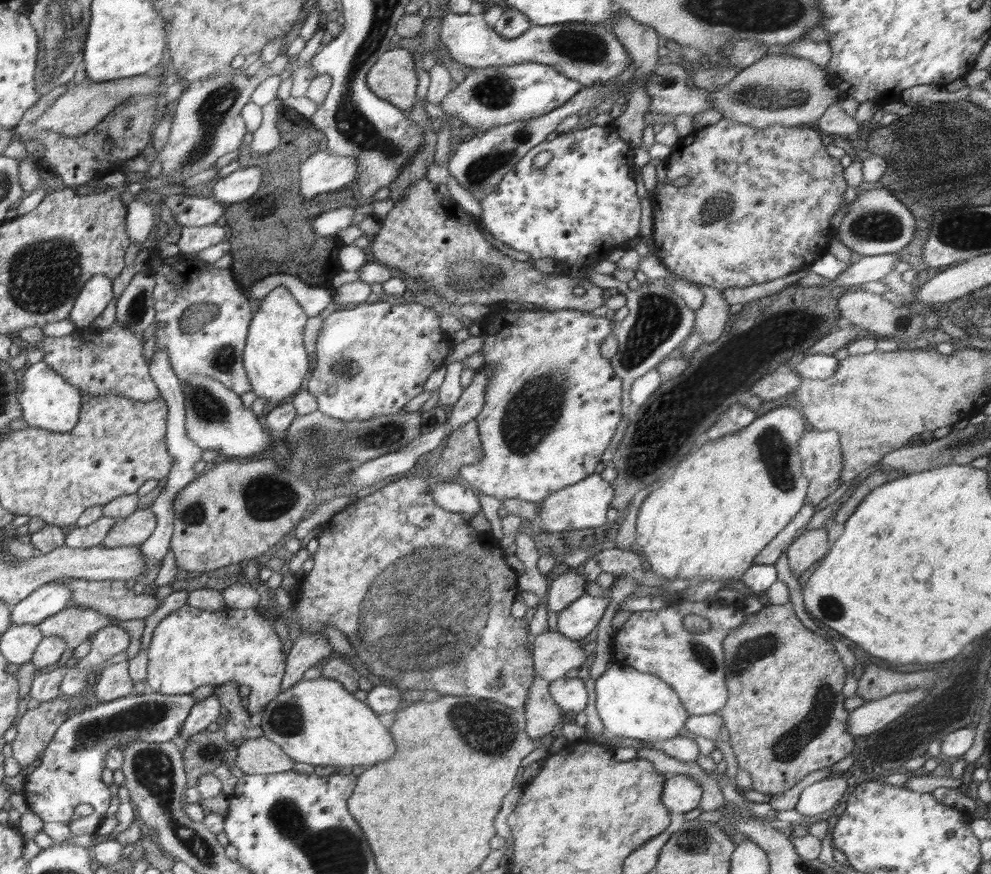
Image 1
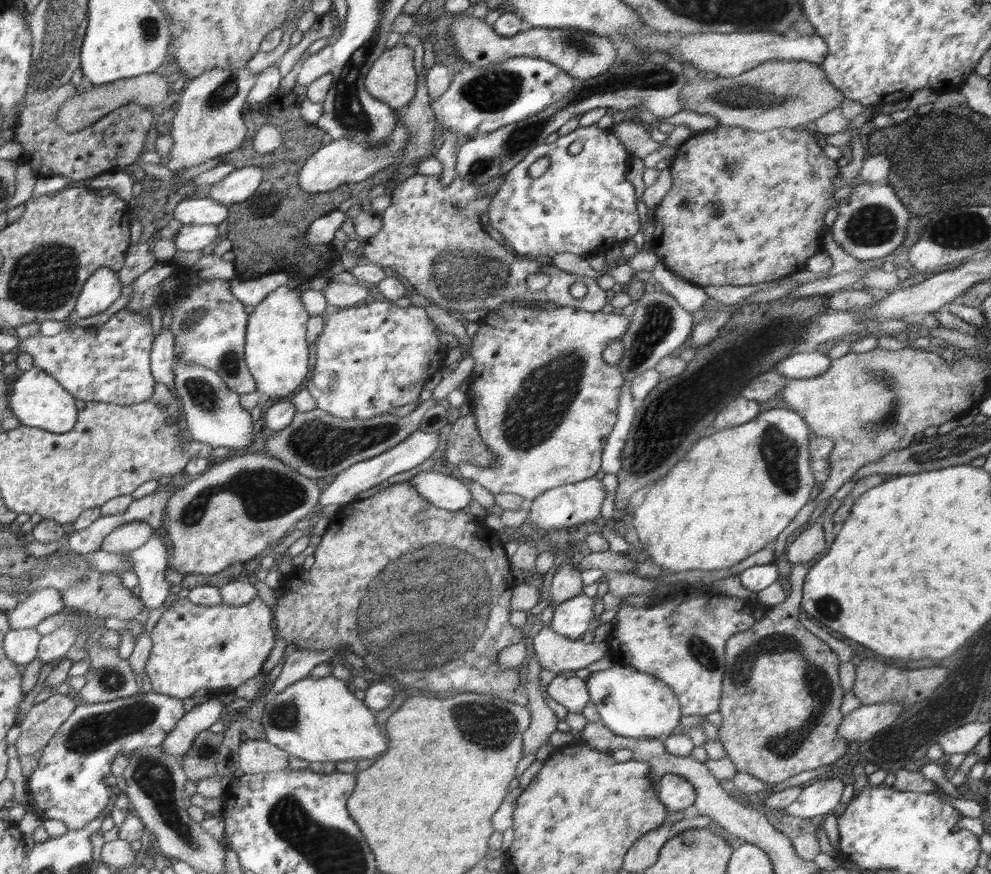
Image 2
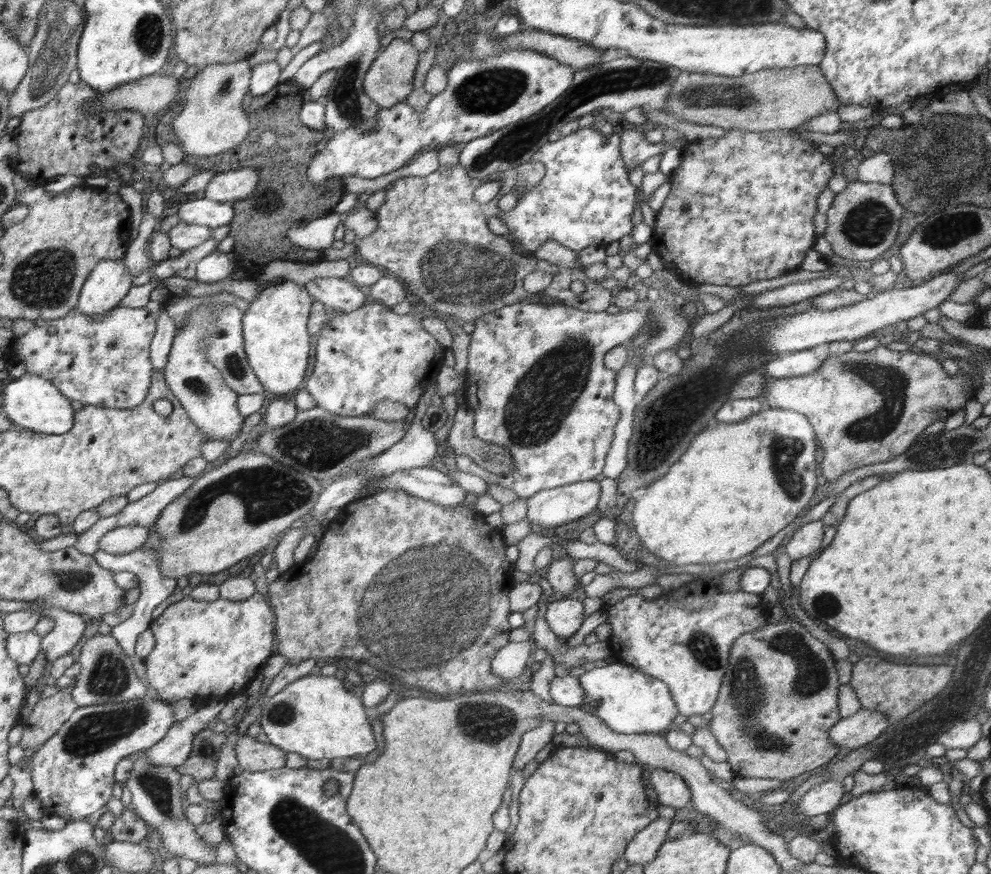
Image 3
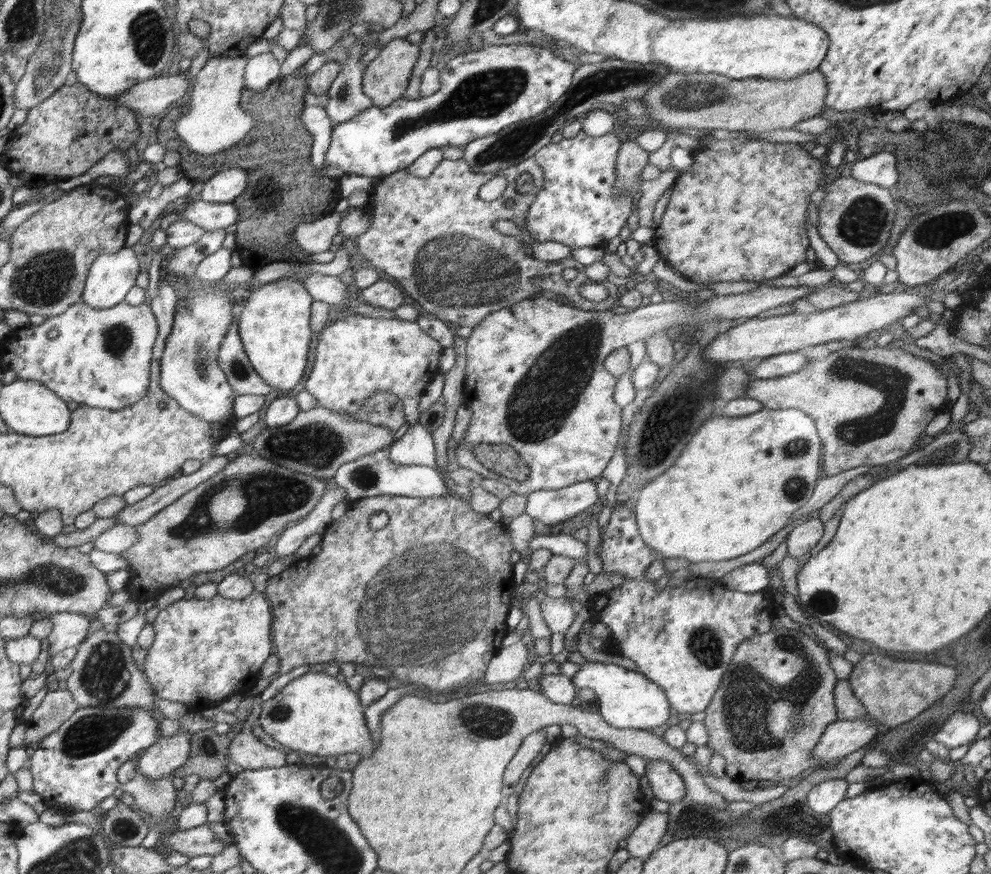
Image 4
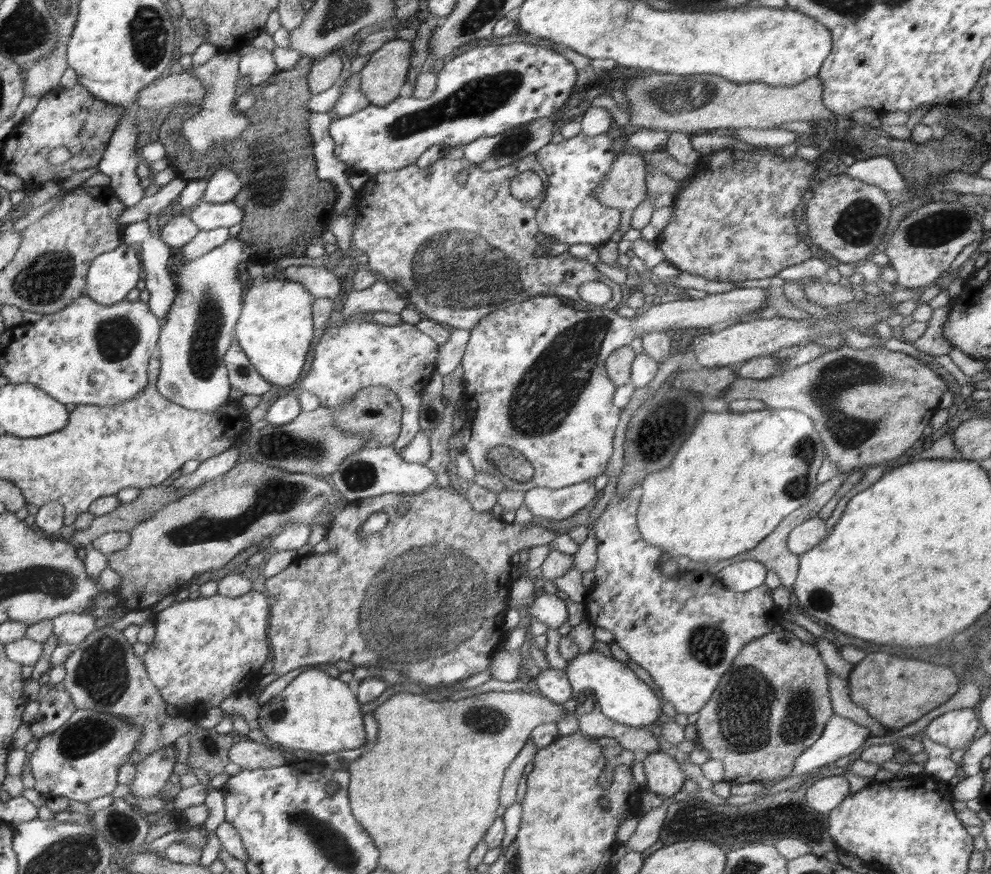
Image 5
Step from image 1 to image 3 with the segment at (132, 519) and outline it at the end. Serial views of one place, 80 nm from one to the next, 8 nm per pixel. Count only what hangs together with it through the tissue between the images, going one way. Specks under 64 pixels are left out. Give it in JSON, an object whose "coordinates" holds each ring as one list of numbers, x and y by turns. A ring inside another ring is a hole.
{"coordinates":[[125,525,109,530,101,536,98,546,110,554,136,551,147,541,149,529,139,525]]}

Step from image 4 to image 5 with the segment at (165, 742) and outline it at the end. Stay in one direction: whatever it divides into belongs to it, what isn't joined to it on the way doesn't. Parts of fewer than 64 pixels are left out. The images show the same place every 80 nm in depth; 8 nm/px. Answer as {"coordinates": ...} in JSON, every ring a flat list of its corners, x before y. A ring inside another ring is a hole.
{"coordinates":[[172,744,144,758,136,766,130,793,138,800,148,800,164,791,177,763,176,755,175,744]]}

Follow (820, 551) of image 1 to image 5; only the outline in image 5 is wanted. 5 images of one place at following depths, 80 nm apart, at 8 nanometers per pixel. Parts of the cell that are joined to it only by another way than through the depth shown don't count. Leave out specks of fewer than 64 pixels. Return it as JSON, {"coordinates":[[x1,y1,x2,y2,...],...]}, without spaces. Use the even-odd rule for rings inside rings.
{"coordinates":[[813,517,791,530,787,538,787,547,790,552,803,555,808,550,812,550,826,537,827,528,825,522,820,518]]}

